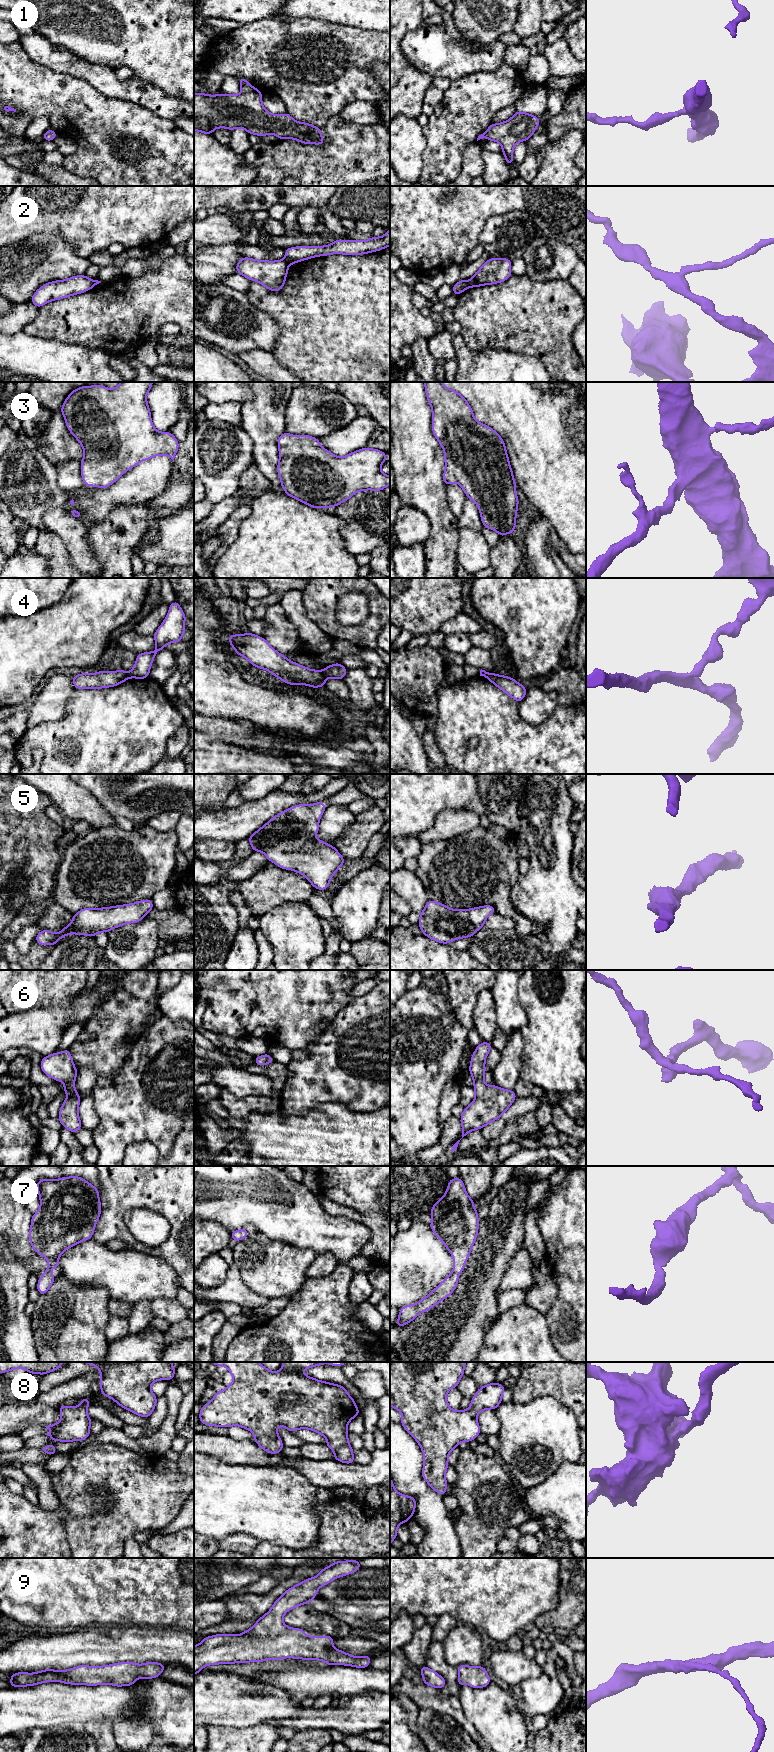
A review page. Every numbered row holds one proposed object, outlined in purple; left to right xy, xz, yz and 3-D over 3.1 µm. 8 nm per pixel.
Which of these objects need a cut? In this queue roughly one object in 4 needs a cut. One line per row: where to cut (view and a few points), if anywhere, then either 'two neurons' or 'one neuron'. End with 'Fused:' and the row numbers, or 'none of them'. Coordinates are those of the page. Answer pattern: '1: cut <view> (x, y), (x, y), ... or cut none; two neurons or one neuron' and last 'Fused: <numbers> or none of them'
1: cut none; one neuron
2: cut yz (466, 281), (468, 287); two neurons
3: cut none; one neuron
4: cut xz (322, 671), (326, 677); two neurons
5: cut none; one neuron
6: cut none; one neuron
7: cut none; one neuron
8: cut none; one neuron
9: cut none; one neuron
Fused: 2, 4

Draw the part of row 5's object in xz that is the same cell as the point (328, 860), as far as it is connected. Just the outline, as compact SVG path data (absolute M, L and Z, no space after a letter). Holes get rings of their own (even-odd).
M320 801L312 805L295 805L278 813L248 838L252 850L264 853L267 860L282 869L305 875L316 889L326 890L332 876L346 861L334 846L315 839L319 820L327 807Z

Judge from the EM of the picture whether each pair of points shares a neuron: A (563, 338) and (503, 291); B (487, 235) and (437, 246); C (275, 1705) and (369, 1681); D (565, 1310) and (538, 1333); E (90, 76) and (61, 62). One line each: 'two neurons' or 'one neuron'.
A: one neuron
B: two neurons
C: two neurons
D: two neurons
E: one neuron

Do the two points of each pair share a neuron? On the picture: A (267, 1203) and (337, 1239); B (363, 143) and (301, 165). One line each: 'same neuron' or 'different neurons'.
A: same neuron
B: same neuron

